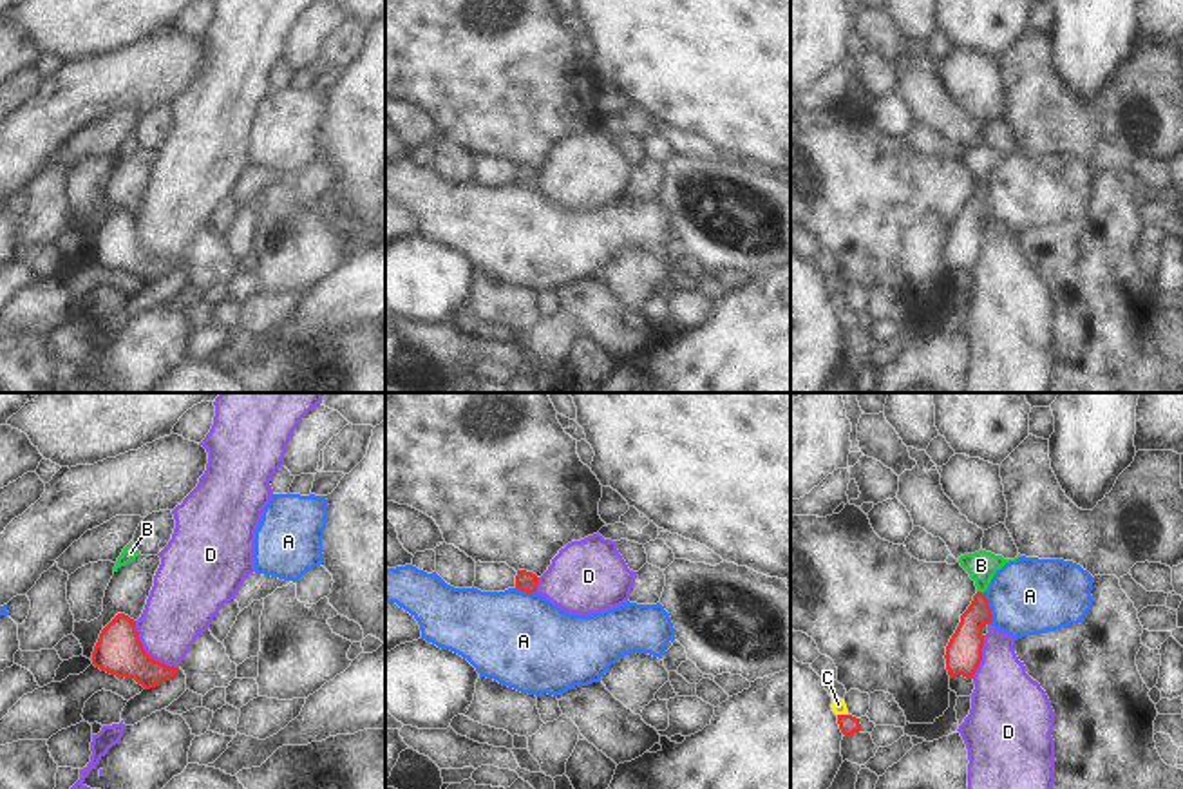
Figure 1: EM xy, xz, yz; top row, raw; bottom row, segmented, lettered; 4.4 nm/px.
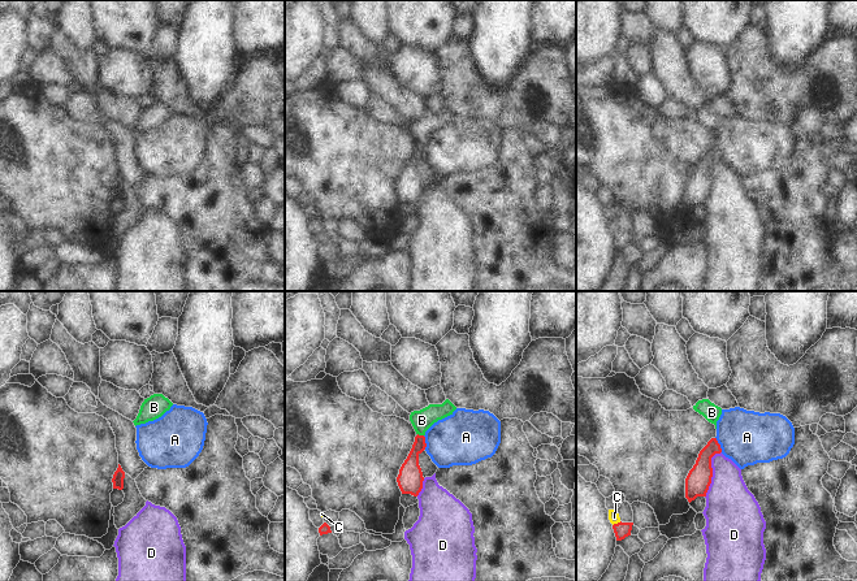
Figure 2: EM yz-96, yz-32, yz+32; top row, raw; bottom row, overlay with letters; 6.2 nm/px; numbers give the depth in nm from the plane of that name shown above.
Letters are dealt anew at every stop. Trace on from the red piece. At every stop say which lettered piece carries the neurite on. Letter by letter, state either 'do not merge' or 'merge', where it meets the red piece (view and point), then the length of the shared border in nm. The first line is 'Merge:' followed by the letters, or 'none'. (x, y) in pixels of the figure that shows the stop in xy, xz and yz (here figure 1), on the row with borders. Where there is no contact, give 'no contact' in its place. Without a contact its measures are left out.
Merge: B
A: do not merge; contact yz (990, 608); length 150 nm
B: merge; contact yz (981, 592); length 40 nm
C: do not merge; contact yz (843, 715); length 50 nm
D: do not merge; contact xy (145, 652); length 300 nm

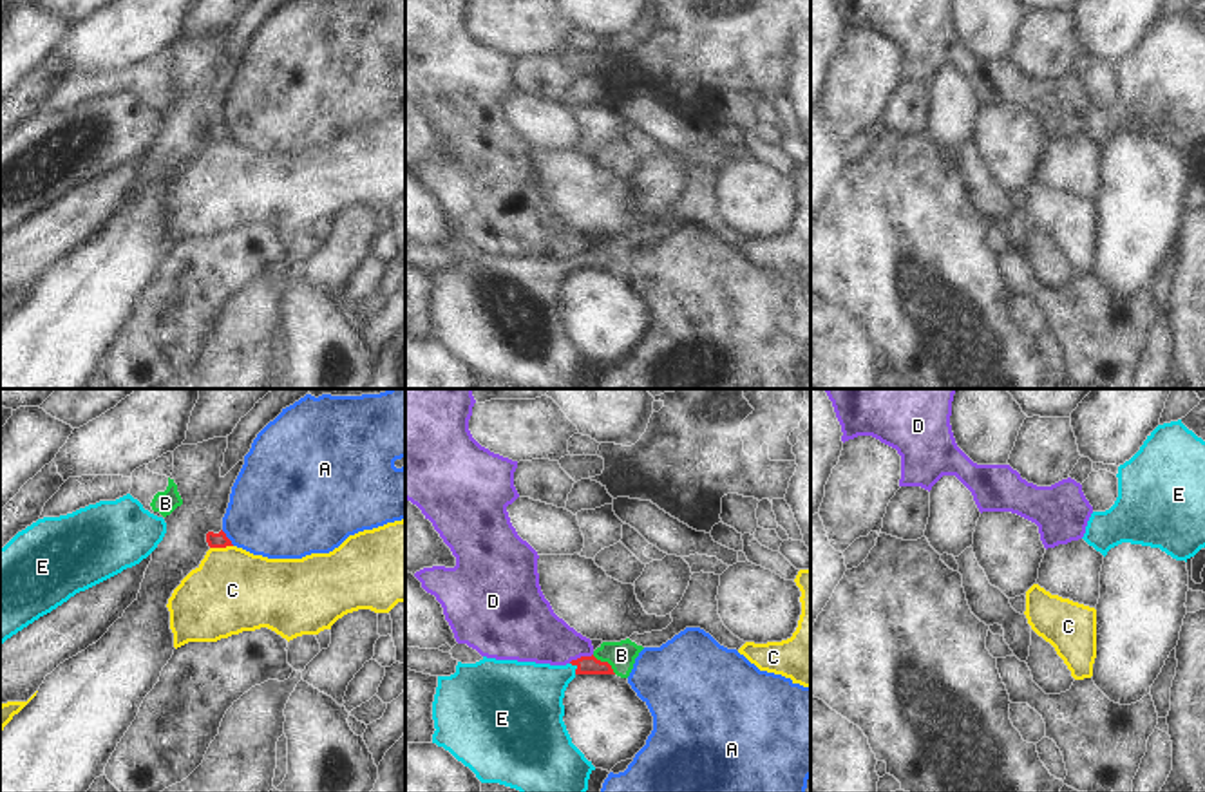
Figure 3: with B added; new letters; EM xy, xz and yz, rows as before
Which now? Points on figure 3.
Merge: E
A: do not merge; contact xy (227, 537); length 90 nm
B: do not merge; contact xz (605, 662); length 140 nm
C: do not merge; contact xy (221, 546); length 110 nm
D: do not merge; contact xz (581, 657); length 120 nm
E: merge; contact xz (578, 668); length 60 nm

